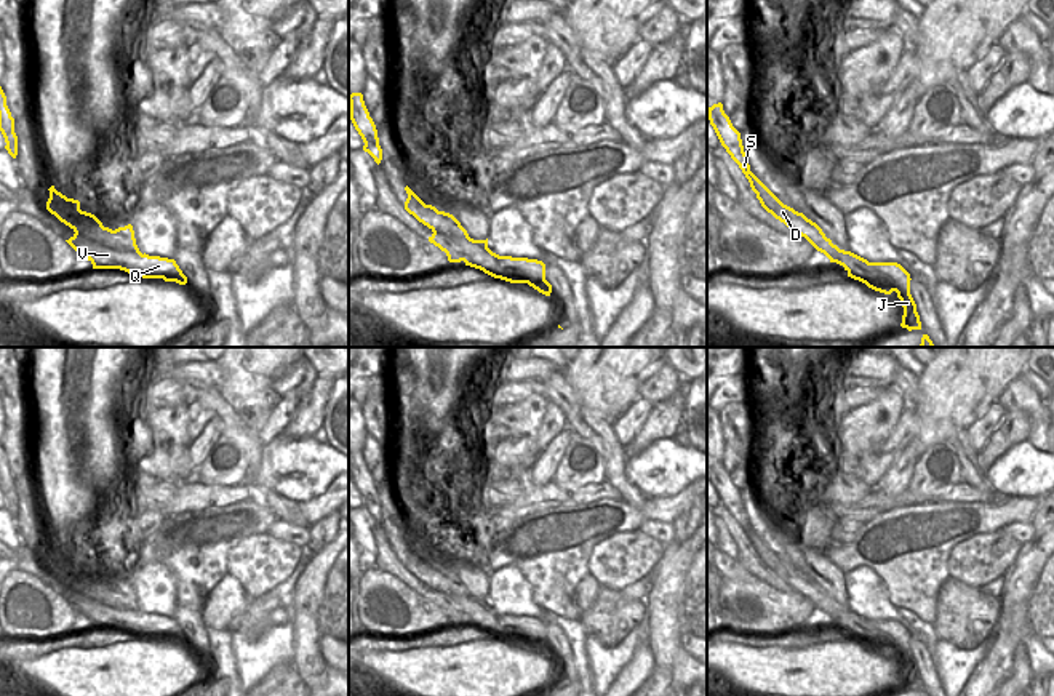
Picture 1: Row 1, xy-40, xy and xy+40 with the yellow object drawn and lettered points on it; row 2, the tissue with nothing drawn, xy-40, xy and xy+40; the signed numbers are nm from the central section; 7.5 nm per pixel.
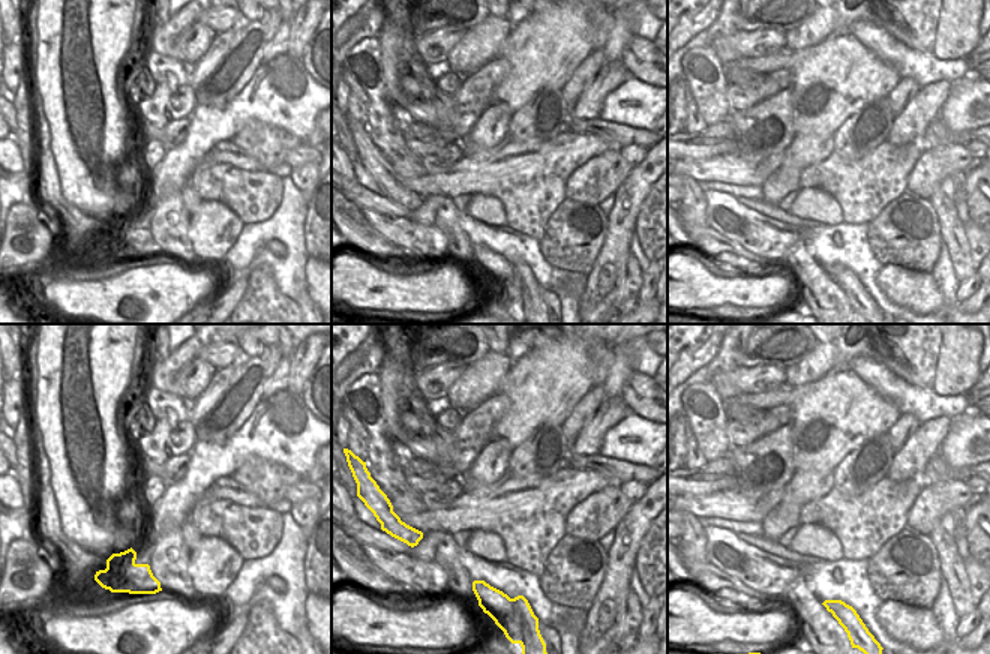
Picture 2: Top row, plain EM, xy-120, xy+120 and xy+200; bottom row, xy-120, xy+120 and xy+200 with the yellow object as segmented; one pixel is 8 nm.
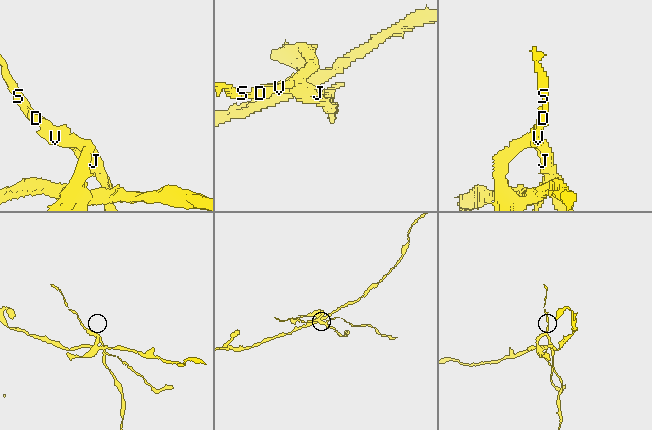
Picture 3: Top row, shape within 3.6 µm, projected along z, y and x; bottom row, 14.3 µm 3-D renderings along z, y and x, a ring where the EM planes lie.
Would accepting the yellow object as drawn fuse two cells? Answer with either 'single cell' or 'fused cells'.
fused cells

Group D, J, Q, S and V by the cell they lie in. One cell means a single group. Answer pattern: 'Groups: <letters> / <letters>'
Groups: D S V / J Q

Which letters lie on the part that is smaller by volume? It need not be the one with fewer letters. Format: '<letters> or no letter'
D, S, V

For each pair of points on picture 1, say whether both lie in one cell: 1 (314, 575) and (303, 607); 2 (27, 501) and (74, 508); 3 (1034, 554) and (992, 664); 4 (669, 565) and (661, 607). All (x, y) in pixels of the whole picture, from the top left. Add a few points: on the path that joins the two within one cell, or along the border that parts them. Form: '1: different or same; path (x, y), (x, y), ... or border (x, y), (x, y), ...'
1: same; path (311, 583), (306, 599)
2: different; border (32, 479), (35, 498), (48, 533), (53, 538)
3: same; path (1019, 581), (1014, 599), (1014, 618), (1006, 637)
4: same; path (667, 575), (662, 597)

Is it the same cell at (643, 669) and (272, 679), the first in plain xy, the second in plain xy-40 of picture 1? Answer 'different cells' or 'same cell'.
same cell

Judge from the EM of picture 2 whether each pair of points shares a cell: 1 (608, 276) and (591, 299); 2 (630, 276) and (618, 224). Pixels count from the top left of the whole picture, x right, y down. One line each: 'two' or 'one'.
1: one
2: two

